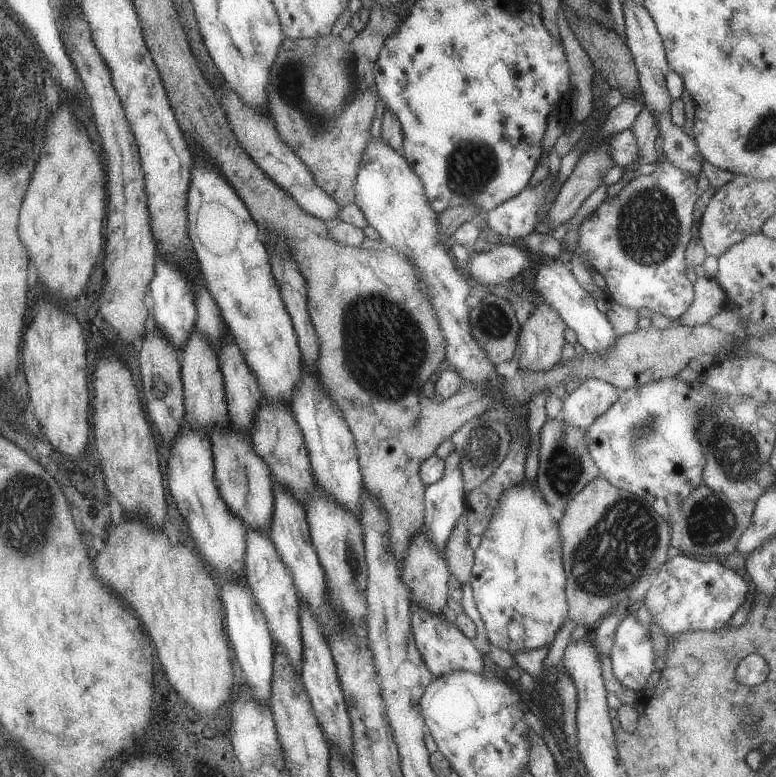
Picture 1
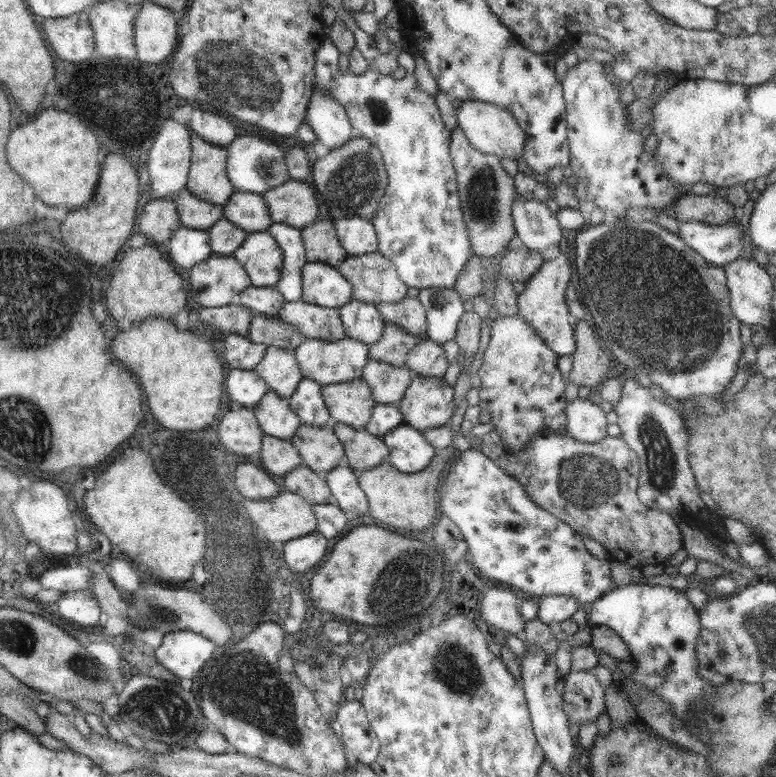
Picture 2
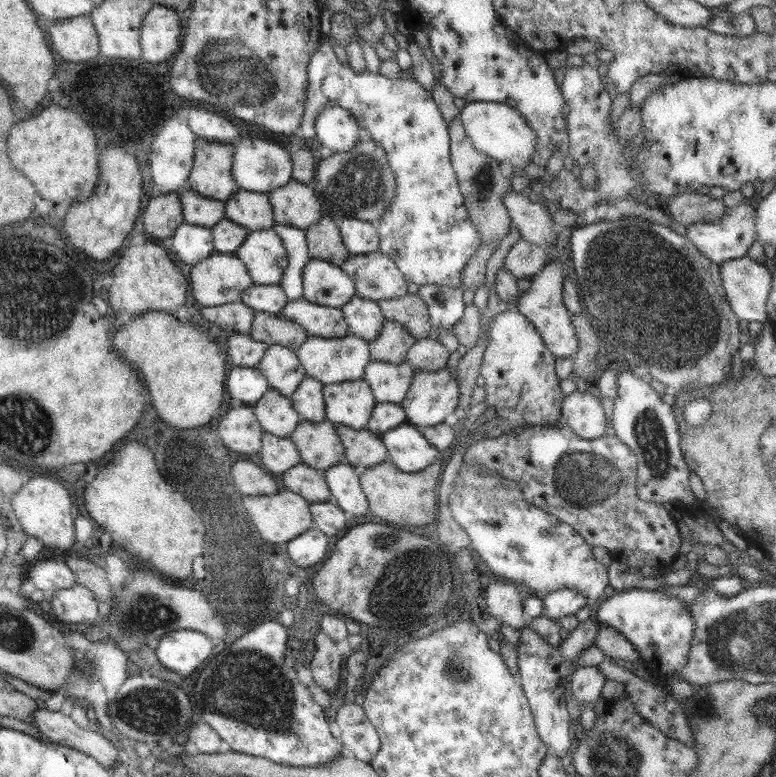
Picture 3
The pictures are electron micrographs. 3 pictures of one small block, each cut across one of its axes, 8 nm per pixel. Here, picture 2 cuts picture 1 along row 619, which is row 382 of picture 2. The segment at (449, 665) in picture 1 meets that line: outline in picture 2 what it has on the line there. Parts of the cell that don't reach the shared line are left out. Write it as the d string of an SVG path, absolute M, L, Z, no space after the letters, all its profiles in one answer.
M414 376L398 404L404 424L421 432L447 425L455 406L454 386L432 376Z

